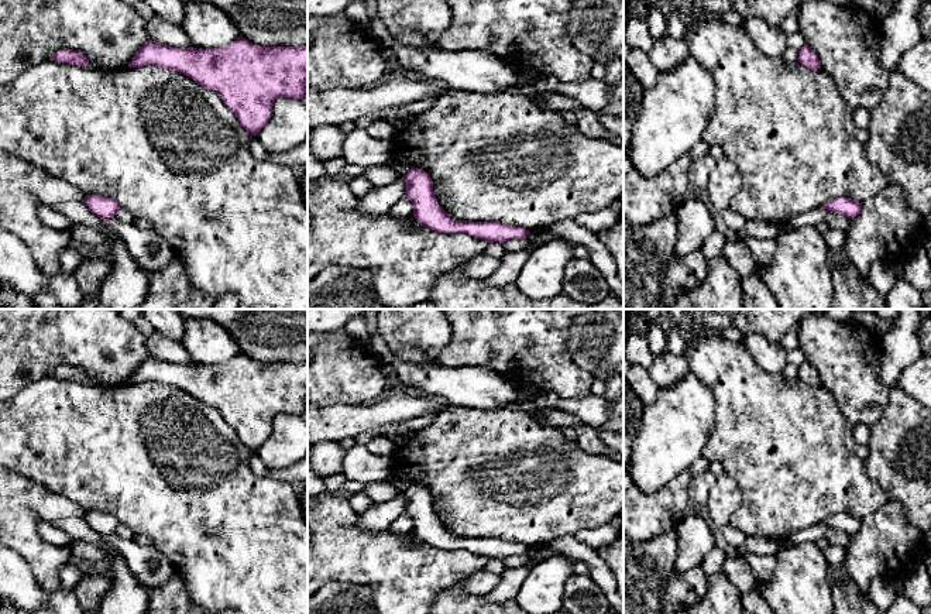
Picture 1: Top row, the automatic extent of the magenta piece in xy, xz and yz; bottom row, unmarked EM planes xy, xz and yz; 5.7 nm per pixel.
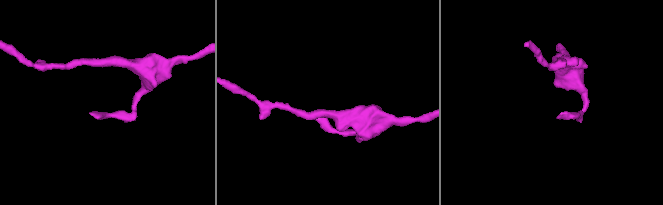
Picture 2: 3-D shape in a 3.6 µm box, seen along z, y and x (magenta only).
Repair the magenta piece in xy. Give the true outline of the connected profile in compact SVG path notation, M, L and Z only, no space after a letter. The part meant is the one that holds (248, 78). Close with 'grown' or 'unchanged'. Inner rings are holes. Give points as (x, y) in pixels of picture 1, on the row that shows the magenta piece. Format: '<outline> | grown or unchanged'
M241 35L229 45L209 49L178 48L148 40L133 56L128 68L158 66L176 71L216 92L254 137L271 117L279 97L303 100L308 88L308 45L261 47Z | unchanged

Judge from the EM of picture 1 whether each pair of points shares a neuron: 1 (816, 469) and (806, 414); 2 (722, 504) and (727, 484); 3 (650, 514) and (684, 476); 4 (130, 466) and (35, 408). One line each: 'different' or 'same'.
1: same
2: same
3: same
4: same

